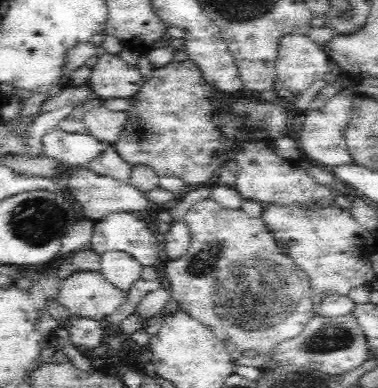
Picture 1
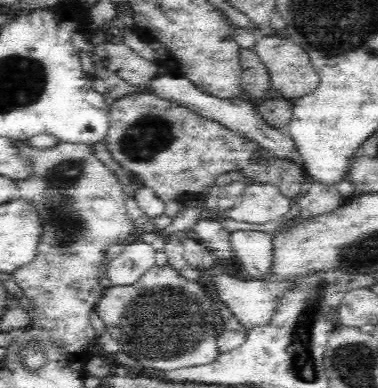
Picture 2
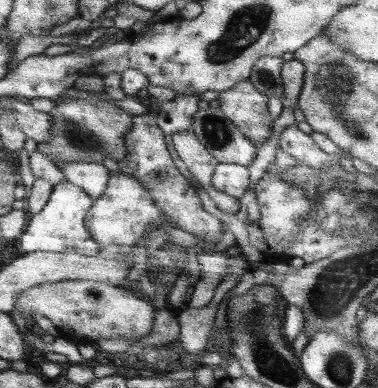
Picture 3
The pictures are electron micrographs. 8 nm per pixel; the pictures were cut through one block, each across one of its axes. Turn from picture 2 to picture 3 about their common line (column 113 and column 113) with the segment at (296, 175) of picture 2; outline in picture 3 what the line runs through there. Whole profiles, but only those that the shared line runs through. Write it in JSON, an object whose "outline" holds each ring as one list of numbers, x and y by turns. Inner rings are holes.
{"outline":[[75,88,69,90,71,98,57,98,59,104,51,112,55,118,53,140,47,144,39,144,39,150,51,158,55,164,57,160,67,162,87,162,87,164,101,164,107,158,121,162,127,156,125,138,133,128,133,116,125,114,115,104,107,104,97,100,91,92,79,92]]}

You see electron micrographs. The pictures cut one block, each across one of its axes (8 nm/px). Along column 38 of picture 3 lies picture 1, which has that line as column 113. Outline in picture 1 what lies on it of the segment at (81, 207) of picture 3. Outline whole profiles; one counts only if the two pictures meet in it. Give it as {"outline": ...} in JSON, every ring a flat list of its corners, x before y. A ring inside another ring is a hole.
{"outline":[[122,212,122,214,110,214,104,218,104,222,98,222,94,226,94,238,90,246,100,256,104,252,122,252,126,256,132,256,142,266,154,266,160,258,160,236,152,232,146,224,146,220]]}

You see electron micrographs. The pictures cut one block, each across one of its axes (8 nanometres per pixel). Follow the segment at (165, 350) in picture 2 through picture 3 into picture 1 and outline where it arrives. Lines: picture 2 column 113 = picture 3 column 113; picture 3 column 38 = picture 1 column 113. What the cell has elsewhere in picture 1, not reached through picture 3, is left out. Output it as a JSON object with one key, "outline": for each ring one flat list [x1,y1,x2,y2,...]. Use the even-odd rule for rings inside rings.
{"outline":[[76,270,62,282,58,304,68,308,74,316,106,320,112,316,126,292,120,292,104,280,100,270]]}

